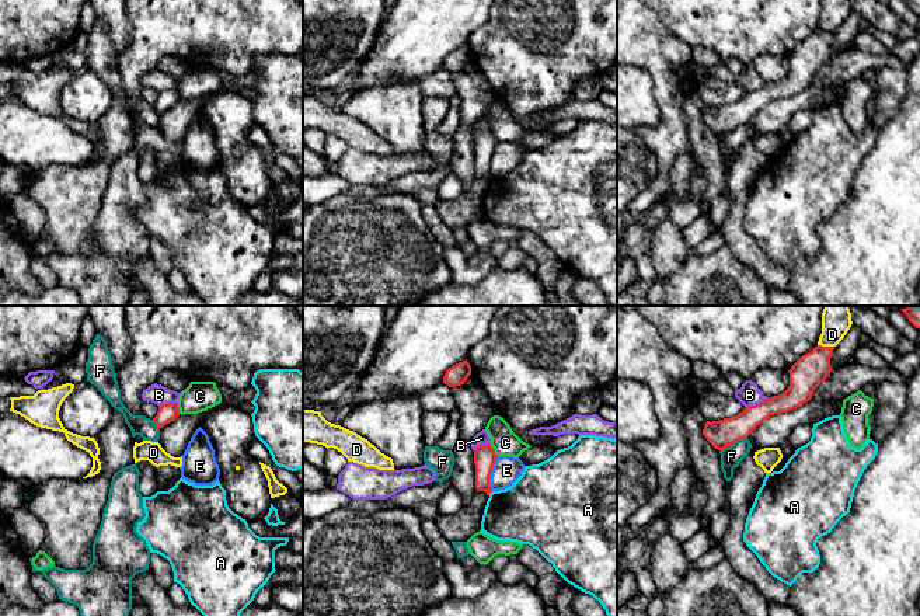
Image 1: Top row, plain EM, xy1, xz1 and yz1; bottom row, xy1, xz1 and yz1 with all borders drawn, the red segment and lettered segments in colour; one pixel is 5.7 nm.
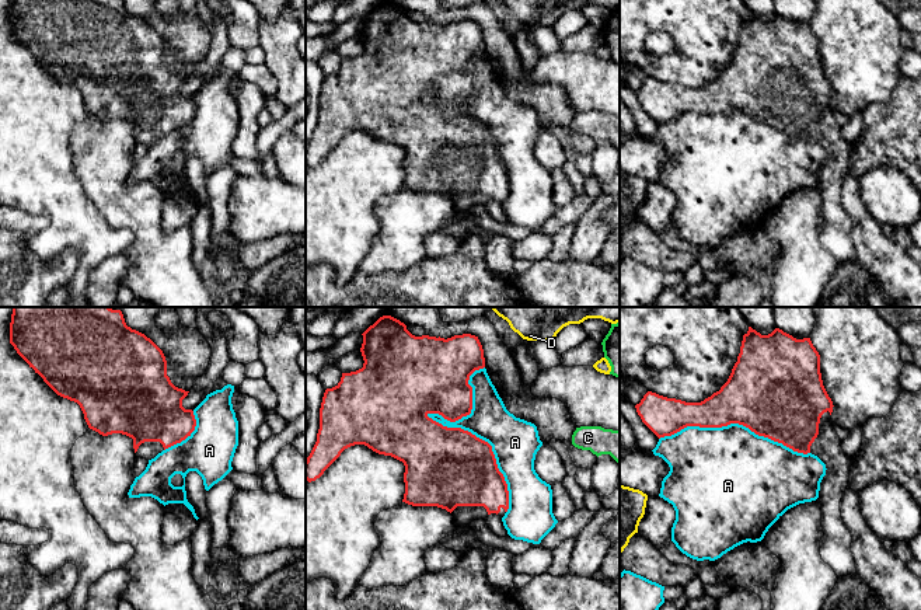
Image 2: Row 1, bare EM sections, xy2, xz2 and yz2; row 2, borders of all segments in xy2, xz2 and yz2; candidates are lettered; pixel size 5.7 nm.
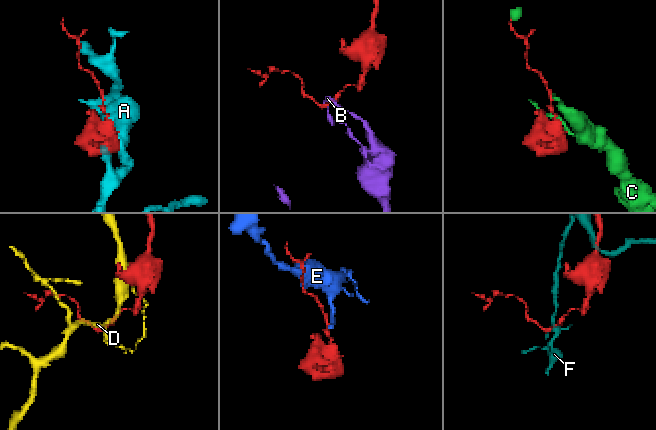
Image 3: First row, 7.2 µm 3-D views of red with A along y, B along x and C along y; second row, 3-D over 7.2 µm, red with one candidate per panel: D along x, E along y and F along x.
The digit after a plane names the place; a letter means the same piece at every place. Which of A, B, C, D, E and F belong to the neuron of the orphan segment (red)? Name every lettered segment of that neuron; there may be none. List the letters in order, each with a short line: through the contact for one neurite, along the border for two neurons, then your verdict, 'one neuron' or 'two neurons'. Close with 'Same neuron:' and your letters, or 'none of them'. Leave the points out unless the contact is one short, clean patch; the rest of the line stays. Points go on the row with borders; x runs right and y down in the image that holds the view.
A: two neurons
B: line yz1 (767, 397), (745, 407); two neurons
C: line xz1 (490, 444), (498, 455); two neurons
D: two neurons
E: two neurons
F: line yz1 (746, 437), (720, 451); two neurons
Same neuron: none of them

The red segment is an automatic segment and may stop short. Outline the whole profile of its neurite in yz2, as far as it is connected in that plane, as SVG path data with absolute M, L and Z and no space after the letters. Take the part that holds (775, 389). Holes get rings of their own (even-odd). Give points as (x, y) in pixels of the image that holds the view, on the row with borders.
M751 327L743 335L737 362L719 391L701 402L685 402L648 391L635 405L642 422L659 439L671 436L687 426L722 428L739 423L793 452L817 456L827 468L819 491L823 527L820 555L840 578L855 574L857 568L851 553L852 537L840 512L841 498L850 482L851 461L834 429L833 407L821 380L820 355L810 338L796 339L779 328L761 335Z

